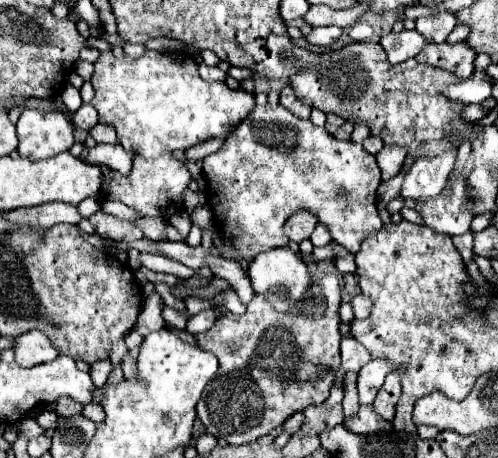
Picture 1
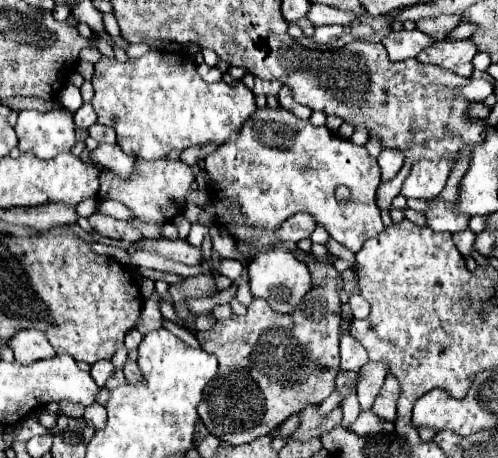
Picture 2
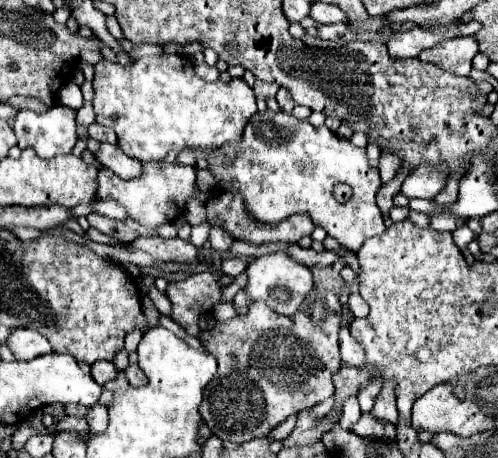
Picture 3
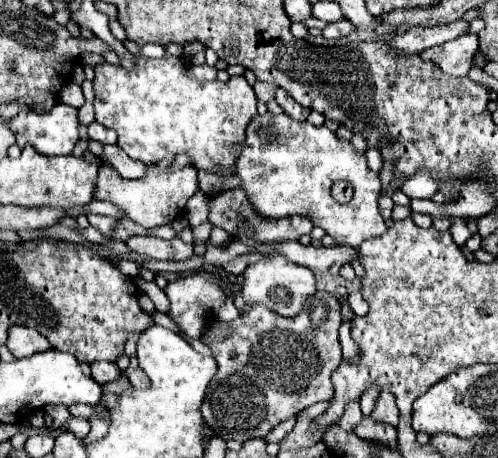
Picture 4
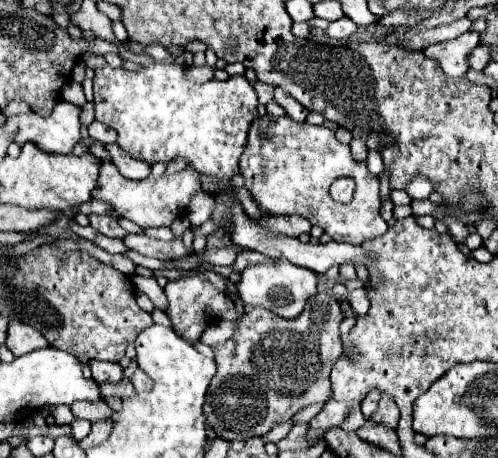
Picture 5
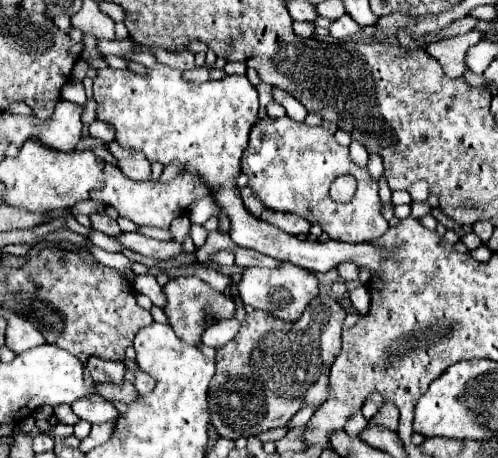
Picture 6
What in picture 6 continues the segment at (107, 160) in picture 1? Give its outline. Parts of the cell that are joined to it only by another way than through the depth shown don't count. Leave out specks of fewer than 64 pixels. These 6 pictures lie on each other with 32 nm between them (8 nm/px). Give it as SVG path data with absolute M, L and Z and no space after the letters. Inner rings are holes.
M116 142L108 144L108 150L116 158L120 172L126 178L132 178L132 180L148 180L150 178L150 162L144 160L138 152L128 152L126 148L120 148L120 144L116 144Z

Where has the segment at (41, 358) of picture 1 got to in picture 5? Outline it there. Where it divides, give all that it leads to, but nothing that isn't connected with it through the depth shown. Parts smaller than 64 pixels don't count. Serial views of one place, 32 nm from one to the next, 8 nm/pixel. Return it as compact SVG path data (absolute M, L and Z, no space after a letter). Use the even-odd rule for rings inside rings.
M12 320L10 326L8 326L6 346L10 348L10 352L14 356L24 356L24 354L34 352L38 348L48 348L48 342L32 326L28 326L24 322L18 322L18 320Z

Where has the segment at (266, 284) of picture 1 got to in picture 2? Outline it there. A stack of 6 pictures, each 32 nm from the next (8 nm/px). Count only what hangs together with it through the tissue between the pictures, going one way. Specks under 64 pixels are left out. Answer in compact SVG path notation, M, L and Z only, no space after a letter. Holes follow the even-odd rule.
M274 248L268 252L260 252L256 258L248 264L248 278L250 278L250 290L252 296L268 300L268 304L282 314L290 314L296 304L302 300L302 296L312 288L310 284L310 272L304 262L300 262L290 250L286 248Z

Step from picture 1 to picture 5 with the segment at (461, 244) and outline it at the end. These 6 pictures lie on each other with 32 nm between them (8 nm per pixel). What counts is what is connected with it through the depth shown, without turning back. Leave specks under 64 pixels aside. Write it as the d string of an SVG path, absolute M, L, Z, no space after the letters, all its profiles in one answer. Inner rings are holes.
M441 216L439 219L446 223L456 243L464 242L469 232L463 222L454 216Z

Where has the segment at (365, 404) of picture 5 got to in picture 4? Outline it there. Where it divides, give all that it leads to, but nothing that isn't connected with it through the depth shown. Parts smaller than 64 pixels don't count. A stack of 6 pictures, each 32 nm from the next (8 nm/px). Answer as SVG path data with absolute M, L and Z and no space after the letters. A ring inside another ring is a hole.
M372 384L368 390L362 392L362 396L360 396L360 406L362 406L362 414L364 414L364 416L368 416L368 414L372 412L372 408L374 408L374 404L376 404L376 400L378 400L378 394L380 394L380 386L376 386L376 384Z

